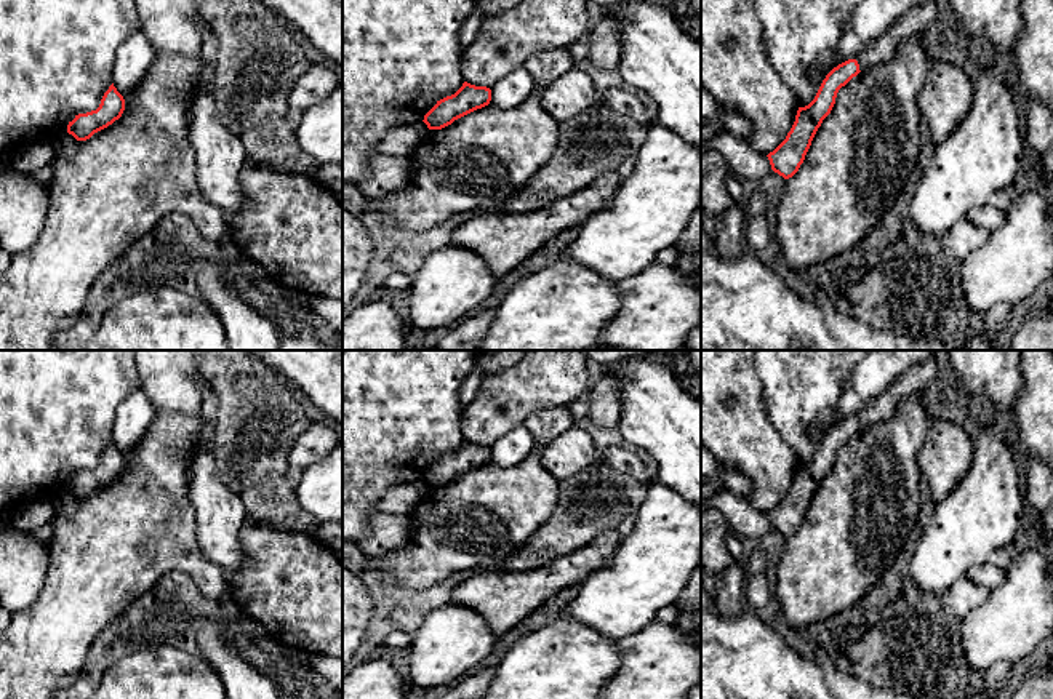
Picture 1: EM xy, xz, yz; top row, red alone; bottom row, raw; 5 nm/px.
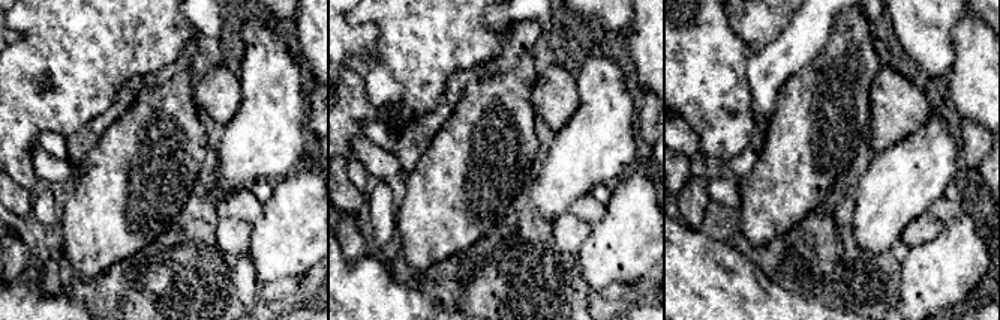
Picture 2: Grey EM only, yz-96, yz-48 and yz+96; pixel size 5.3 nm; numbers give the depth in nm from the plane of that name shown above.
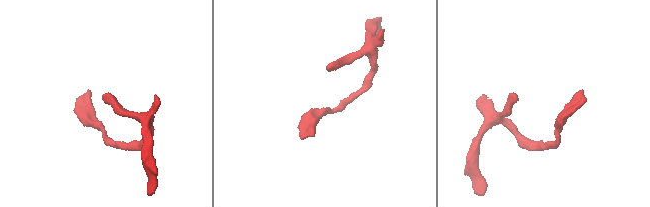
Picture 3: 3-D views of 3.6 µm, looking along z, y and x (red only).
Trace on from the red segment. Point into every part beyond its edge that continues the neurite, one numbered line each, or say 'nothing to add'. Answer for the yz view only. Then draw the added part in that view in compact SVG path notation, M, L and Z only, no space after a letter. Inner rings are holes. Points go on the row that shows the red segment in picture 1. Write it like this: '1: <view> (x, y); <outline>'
1: yz (917, 19); M927 0L925 3L914 6L909 13L890 26L890 29L874 45L858 54L856 61L859 64L859 70L890 61L899 43L909 37L919 38L935 18L935 0Z

